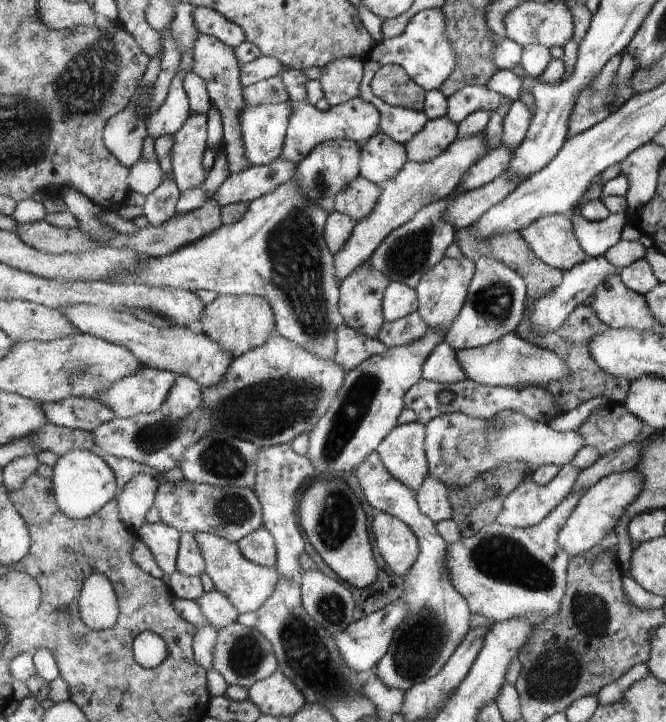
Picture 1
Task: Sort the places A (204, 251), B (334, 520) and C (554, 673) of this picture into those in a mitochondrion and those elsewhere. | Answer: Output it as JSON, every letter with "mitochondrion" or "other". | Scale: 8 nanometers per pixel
{"A":"other","B":"mitochondrion","C":"mitochondrion"}

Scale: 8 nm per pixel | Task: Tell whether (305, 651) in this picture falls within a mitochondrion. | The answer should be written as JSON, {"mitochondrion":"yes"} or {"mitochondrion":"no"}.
{"mitochondrion":"yes"}

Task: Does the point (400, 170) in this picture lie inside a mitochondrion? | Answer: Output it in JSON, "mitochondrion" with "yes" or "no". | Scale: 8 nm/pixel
{"mitochondrion":"no"}

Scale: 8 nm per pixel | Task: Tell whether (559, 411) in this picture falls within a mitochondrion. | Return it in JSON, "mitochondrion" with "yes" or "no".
{"mitochondrion":"no"}

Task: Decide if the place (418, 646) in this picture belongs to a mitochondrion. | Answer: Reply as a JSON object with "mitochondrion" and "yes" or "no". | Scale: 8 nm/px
{"mitochondrion":"yes"}

